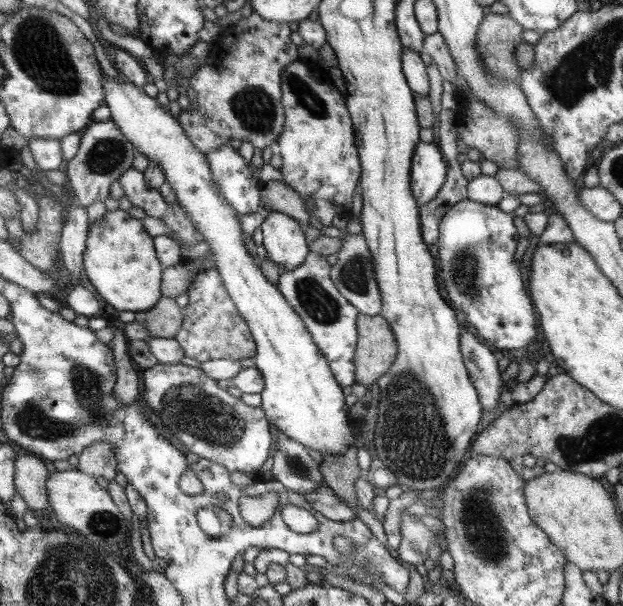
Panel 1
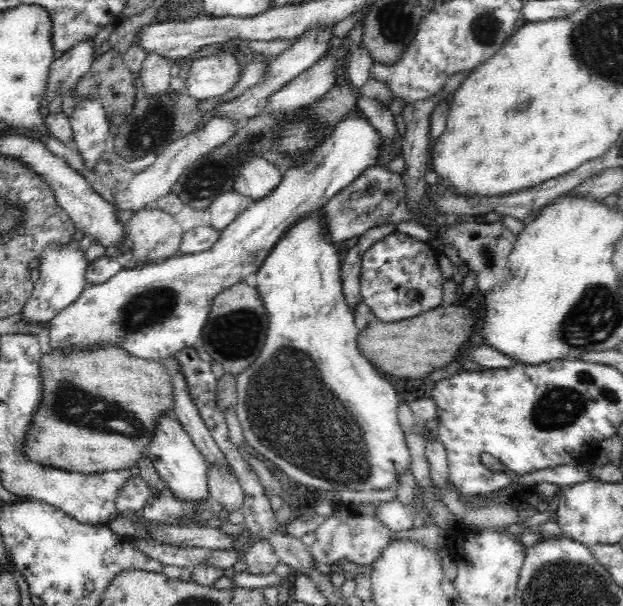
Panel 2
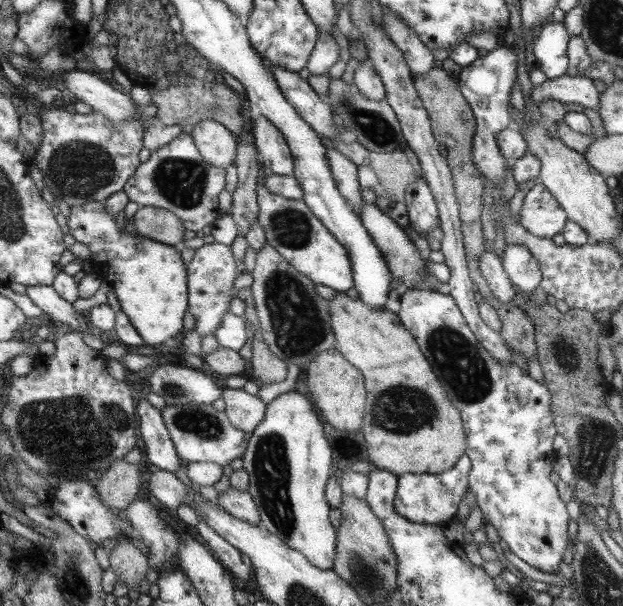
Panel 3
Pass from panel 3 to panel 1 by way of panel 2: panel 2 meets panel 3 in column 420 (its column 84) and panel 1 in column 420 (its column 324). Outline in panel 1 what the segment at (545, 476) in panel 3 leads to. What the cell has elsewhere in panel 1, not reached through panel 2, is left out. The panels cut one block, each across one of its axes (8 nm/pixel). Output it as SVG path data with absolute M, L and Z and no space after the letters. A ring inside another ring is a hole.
M421 141L416 144L410 168L410 184L418 205L435 198L442 187L445 172L448 172L443 157L433 146L433 142Z

